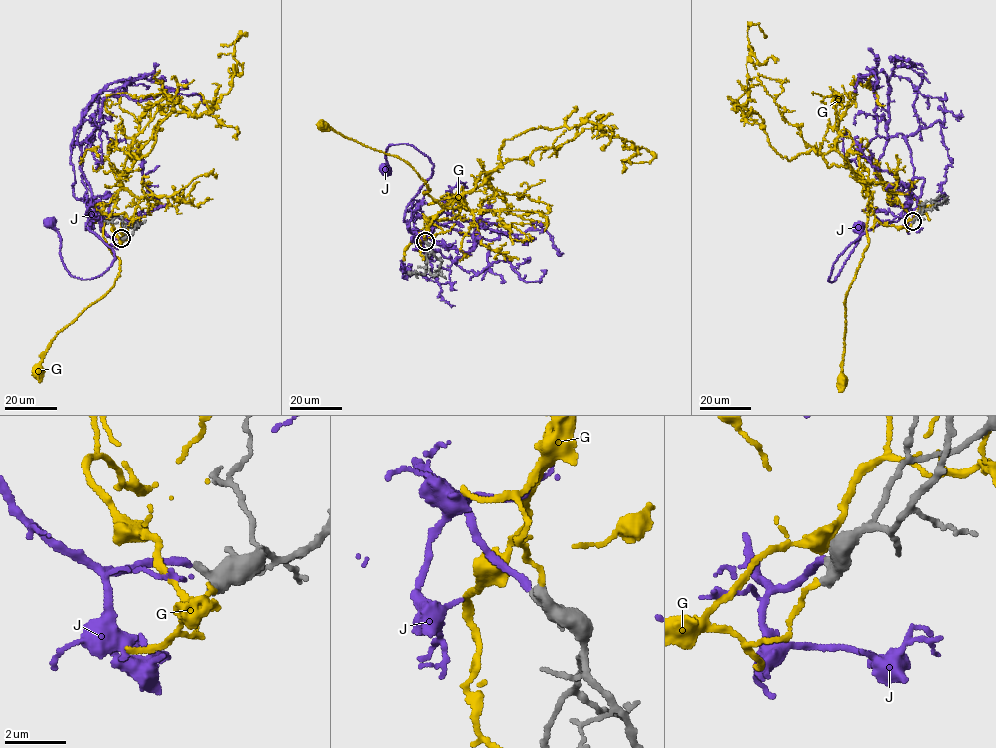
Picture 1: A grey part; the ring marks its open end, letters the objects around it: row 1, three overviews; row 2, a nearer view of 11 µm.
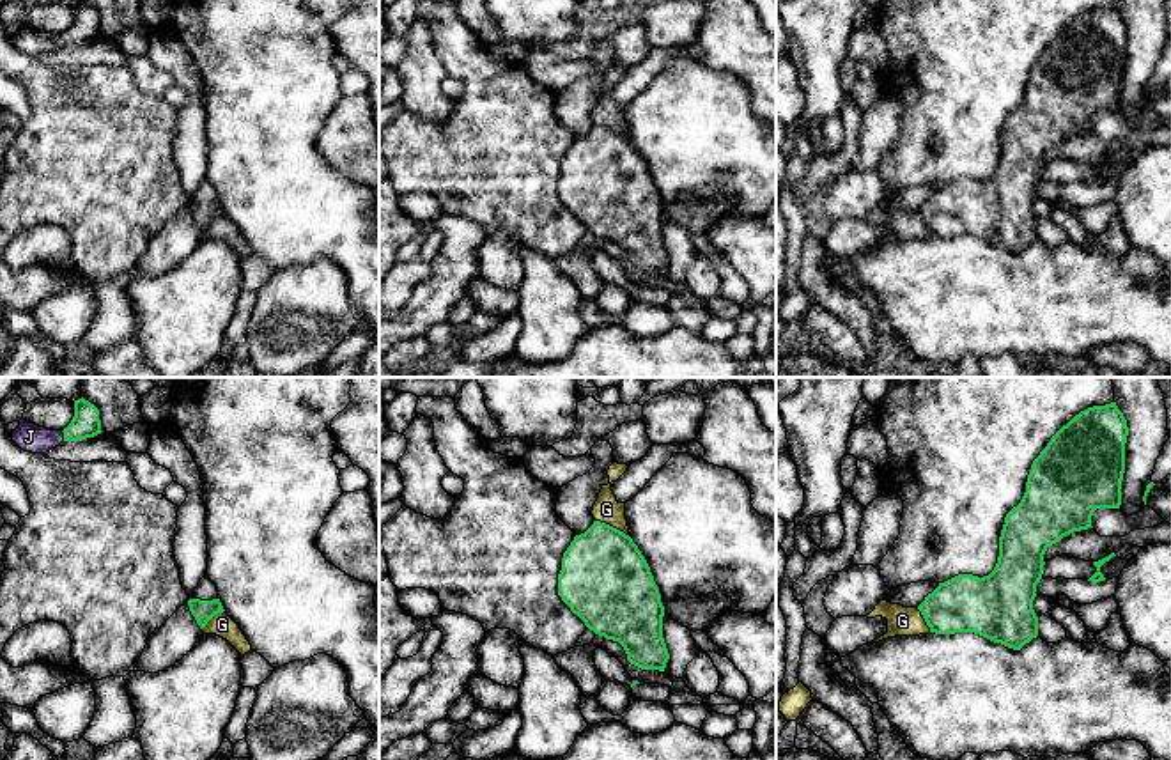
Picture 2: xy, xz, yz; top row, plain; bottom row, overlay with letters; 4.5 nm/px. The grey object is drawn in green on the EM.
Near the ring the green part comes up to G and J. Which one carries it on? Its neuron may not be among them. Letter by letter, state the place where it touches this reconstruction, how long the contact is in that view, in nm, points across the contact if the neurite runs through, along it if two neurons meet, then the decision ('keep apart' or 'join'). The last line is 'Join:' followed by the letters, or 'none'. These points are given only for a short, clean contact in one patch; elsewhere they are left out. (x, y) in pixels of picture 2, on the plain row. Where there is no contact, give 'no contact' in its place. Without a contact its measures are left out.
G: xz (612, 130) | 170 nm | along xz (596, 123), (628, 139) | keep apart
J: xy (64, 39) | 50 nm | across xy (85, 25), (64, 39), (29, 39) | join
Join: J

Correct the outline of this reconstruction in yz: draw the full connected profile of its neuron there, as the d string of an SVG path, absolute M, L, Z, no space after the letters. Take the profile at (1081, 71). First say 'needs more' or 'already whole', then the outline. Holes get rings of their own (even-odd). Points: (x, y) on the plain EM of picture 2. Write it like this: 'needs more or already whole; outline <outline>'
already whole; outline M1116 5L1088 11L1063 28L1033 64L1026 96L1004 120L994 174L983 181L958 177L939 186L918 209L930 236L974 236L1013 253L1036 241L1033 204L1043 177L1043 158L1063 140L1093 131L1097 112L1120 112L1127 39L1127 23Z

